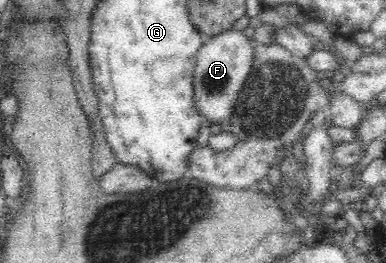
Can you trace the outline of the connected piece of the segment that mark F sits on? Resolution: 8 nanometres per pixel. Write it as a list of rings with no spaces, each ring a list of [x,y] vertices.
[[[229,29],[212,37],[197,52],[192,76],[194,105],[207,121],[228,121],[232,116],[237,94],[240,94],[252,68],[254,44],[249,42],[247,35],[243,31]]]

